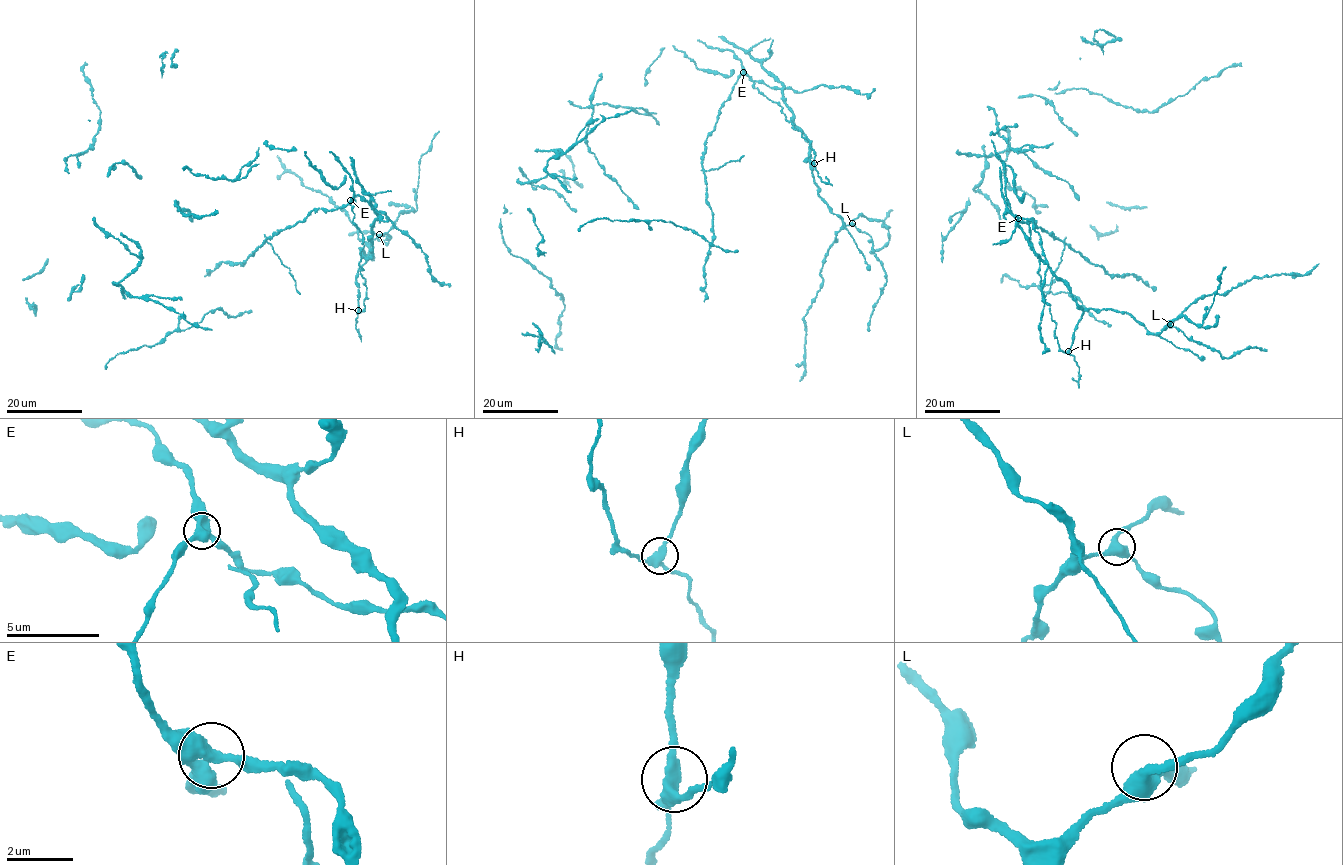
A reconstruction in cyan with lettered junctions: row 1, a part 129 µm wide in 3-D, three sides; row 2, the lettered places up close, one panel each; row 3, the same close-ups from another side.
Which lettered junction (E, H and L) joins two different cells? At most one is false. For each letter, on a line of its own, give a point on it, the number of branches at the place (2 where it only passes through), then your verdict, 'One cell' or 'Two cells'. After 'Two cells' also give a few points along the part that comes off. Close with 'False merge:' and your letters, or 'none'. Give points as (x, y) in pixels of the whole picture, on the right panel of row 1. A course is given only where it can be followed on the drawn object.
E: Place: (1018, 218). Branches: 3. One cell
H: Place: (1068, 351). Branches: 3. Two cells. Course of the part to remove: (1068, 351), (1060, 349), (1055, 335), (1056, 325), (1041, 290), (1038, 257), (1032, 249), (1027, 220)
L: Place: (1170, 324). Branches: 3. One cell
False merge: H

